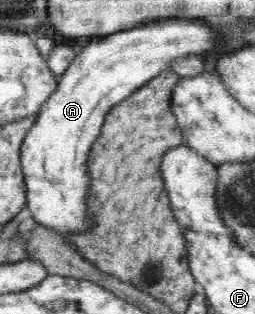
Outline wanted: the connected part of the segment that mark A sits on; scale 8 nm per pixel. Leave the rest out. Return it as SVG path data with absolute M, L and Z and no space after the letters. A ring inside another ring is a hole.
M168 19L152 25L119 31L107 36L104 41L88 43L76 54L70 67L58 77L56 91L40 106L34 125L27 131L21 146L21 166L27 188L27 205L30 216L38 225L44 225L66 237L90 227L87 194L90 189L88 174L88 155L96 140L99 139L106 115L114 105L124 101L133 91L155 78L176 58L204 56L222 38L218 29L212 30L205 21L188 21L188 19Z

